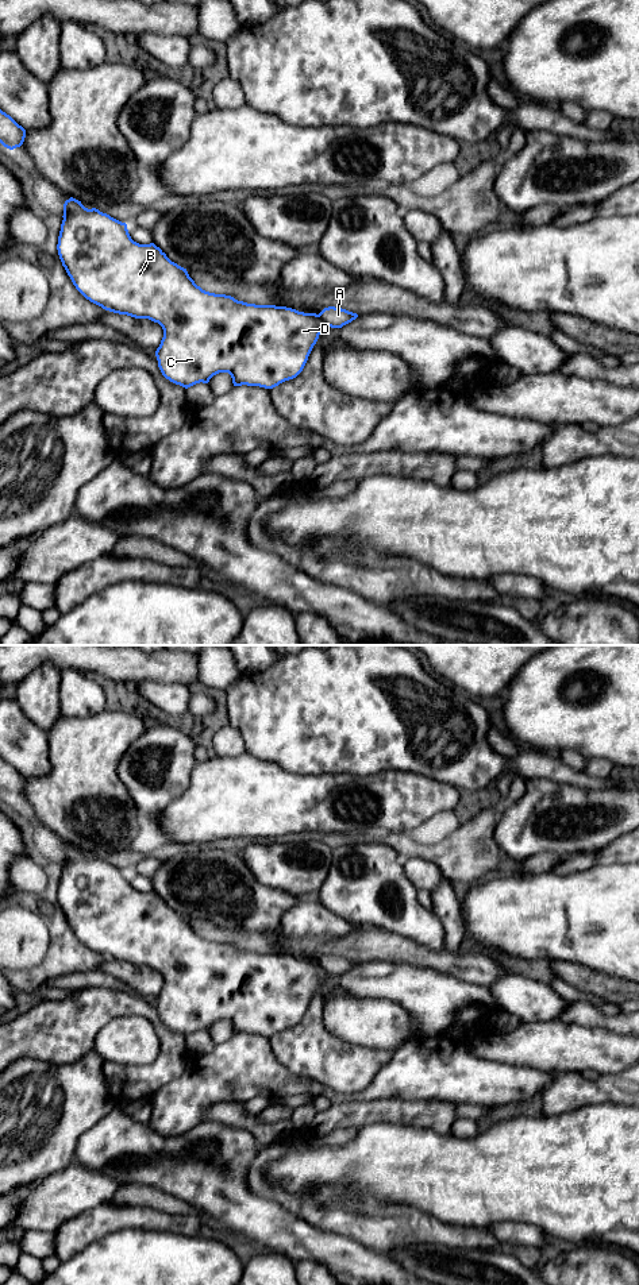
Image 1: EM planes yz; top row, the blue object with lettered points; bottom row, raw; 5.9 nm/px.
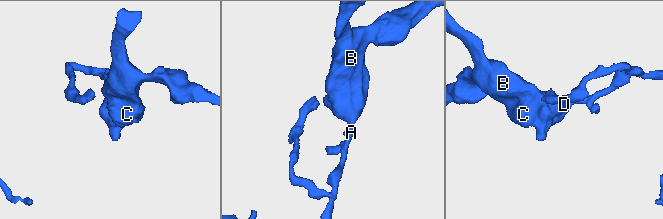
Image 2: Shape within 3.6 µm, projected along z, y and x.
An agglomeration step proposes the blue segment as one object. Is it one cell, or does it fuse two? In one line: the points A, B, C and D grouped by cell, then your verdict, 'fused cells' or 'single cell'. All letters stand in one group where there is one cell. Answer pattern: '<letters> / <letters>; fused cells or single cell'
A / B C D; fused cells

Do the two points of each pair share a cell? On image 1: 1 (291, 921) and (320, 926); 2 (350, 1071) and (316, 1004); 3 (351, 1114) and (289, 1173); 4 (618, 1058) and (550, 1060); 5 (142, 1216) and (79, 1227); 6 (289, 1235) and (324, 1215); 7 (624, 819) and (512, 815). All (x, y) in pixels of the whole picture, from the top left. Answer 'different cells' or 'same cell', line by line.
1: same cell
2: same cell
3: different cells
4: same cell
5: same cell
6: different cells
7: same cell

